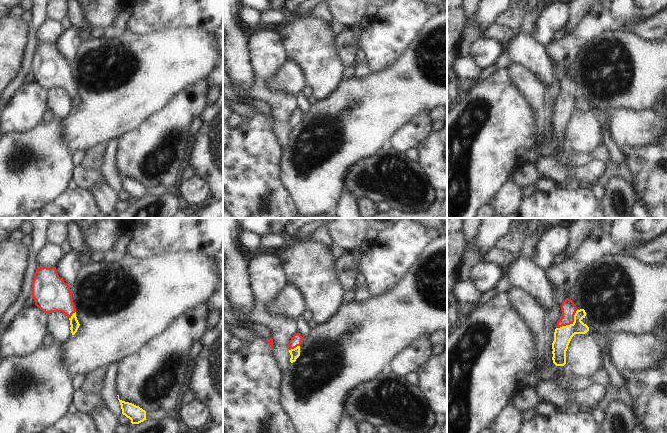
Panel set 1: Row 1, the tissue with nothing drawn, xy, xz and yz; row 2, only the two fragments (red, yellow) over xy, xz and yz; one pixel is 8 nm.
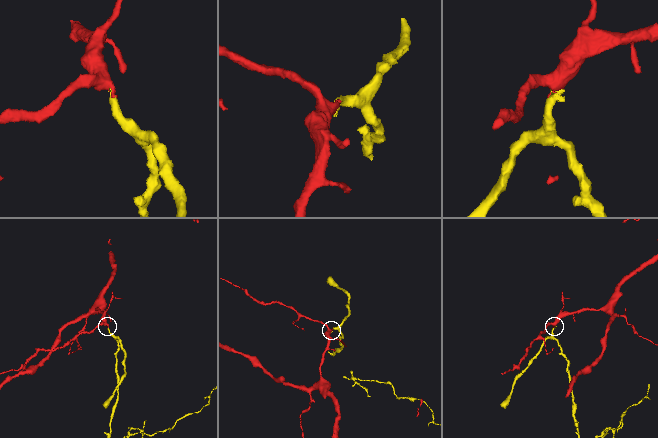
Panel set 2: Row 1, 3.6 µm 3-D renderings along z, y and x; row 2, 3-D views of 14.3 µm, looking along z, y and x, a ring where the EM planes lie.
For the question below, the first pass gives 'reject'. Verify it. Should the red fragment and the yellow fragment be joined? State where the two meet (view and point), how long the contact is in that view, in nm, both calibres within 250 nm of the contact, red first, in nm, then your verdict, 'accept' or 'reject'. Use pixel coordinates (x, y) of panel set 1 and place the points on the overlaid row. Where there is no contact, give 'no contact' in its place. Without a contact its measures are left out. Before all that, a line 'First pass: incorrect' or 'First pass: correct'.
First pass: incorrect
yz (570, 323) | 220 nm | 120/140 nm | accept

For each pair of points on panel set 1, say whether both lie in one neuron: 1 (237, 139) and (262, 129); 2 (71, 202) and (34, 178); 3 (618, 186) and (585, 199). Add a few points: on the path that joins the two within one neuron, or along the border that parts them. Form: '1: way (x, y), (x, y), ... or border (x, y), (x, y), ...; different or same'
1: way (243, 139), (252, 139), (256, 135); same
2: border (66, 188), (52, 201), (41, 207); different
3: border (601, 202), (603, 207); different

